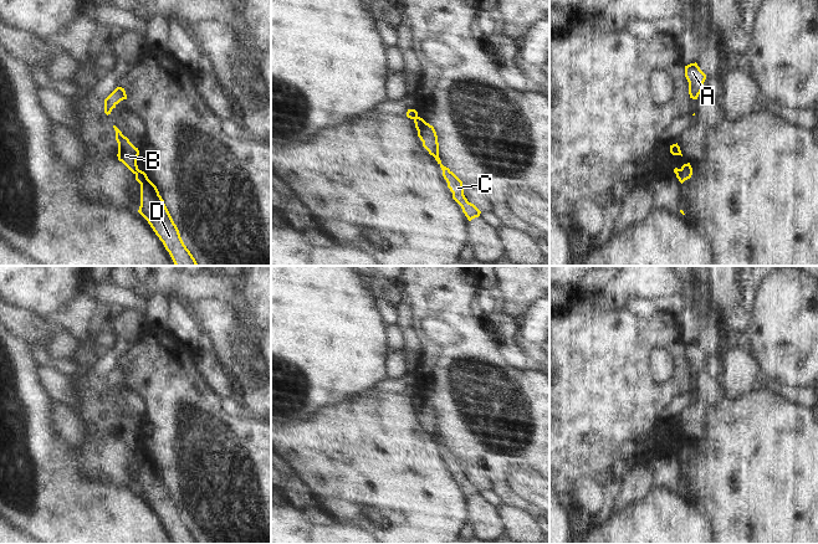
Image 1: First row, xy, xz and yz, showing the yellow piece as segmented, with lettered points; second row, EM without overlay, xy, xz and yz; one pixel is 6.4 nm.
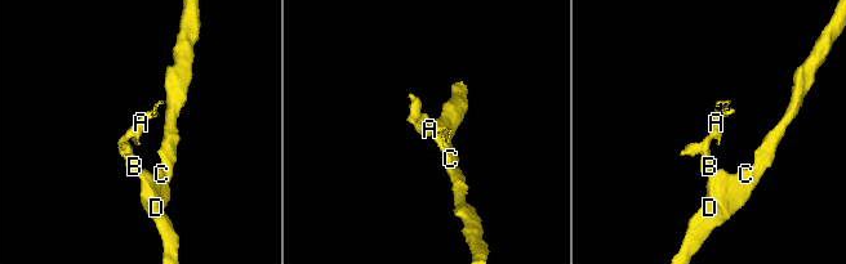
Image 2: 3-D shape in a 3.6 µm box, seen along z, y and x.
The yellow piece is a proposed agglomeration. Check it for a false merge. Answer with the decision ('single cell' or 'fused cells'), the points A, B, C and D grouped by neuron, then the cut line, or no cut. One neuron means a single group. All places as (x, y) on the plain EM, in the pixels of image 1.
fused cells | A B / C D | xy (138, 447), (134, 451)

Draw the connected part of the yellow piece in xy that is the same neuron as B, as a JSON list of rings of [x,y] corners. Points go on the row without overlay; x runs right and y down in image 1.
[[[113,404],[113,406],[116,409],[116,419],[118,421],[118,438],[122,440],[133,452],[136,452],[138,450],[137,437],[139,428],[116,404]]]

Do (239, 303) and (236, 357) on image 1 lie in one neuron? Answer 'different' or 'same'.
different

